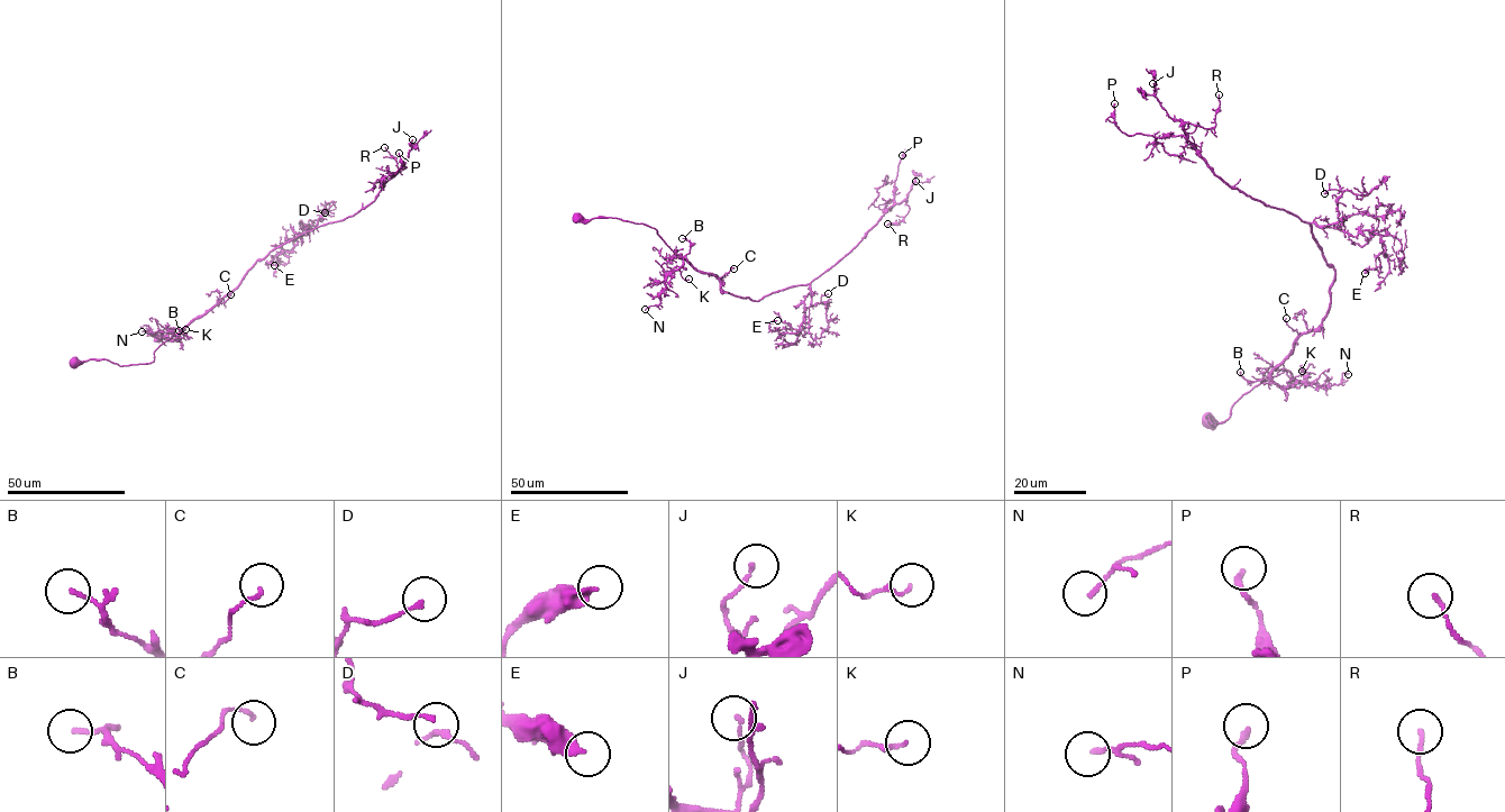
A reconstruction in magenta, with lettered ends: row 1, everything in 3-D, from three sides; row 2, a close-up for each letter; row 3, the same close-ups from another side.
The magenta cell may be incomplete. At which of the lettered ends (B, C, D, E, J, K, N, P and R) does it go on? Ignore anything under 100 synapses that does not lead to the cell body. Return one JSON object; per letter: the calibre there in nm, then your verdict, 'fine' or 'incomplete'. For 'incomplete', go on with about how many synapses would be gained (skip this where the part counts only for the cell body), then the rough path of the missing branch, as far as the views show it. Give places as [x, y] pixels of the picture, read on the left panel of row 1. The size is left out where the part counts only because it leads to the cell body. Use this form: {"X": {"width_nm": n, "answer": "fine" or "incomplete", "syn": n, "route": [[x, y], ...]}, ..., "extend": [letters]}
{"B": {"width_nm": 130, "answer": "fine"}, "C": {"width_nm": 120, "answer": "fine"}, "D": {"width_nm": 120, "answer": "fine"}, "E": {"width_nm": 360, "answer": "fine"}, "J": {"width_nm": 130, "answer": "fine"}, "K": {"width_nm": 130, "answer": "fine"}, "N": {"width_nm": 140, "answer": "fine"}, "P": {"width_nm": 160, "answer": "fine"}, "R": {"width_nm": 130, "answer": "fine"}, "extend": []}

